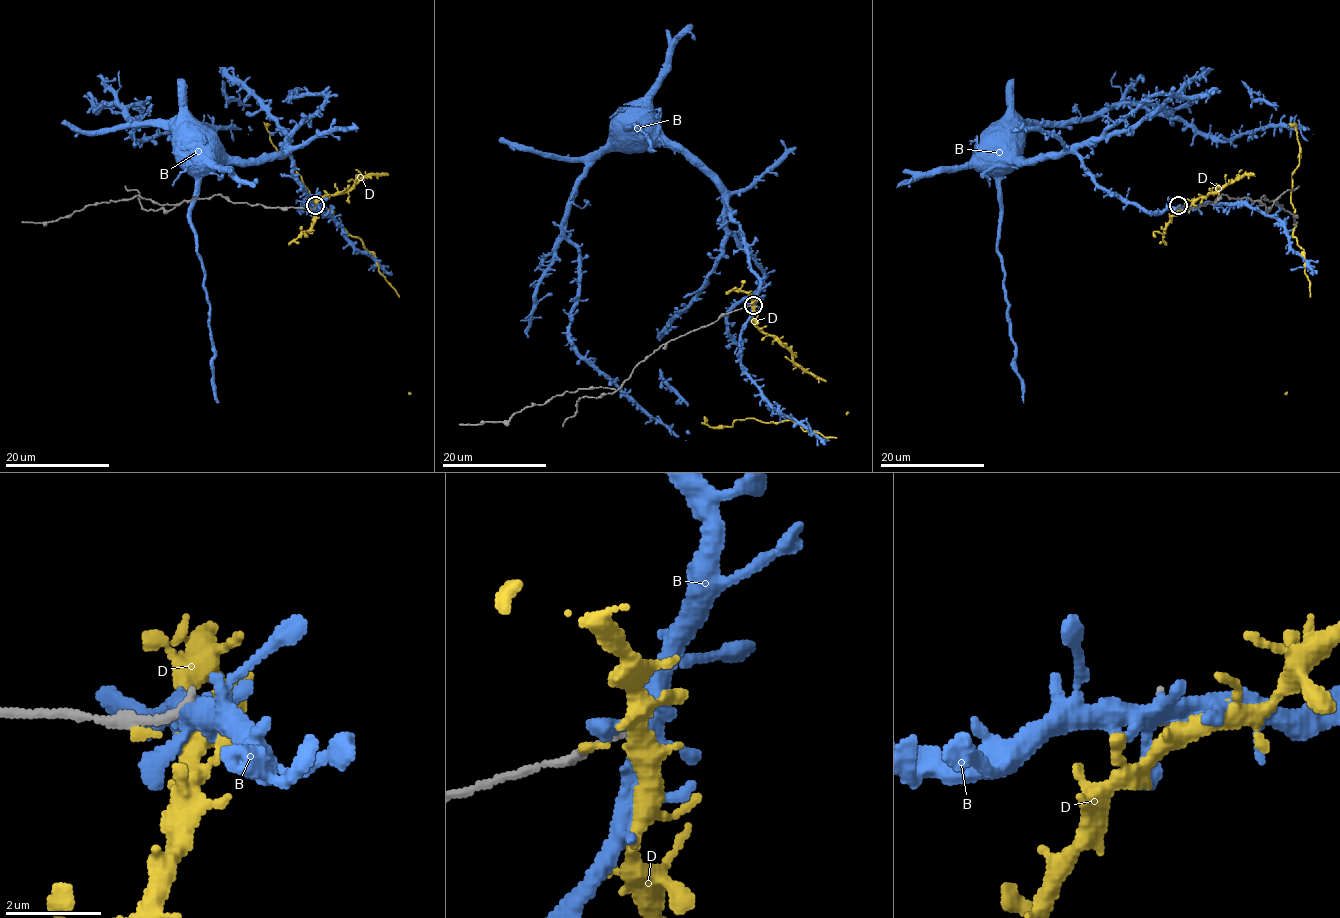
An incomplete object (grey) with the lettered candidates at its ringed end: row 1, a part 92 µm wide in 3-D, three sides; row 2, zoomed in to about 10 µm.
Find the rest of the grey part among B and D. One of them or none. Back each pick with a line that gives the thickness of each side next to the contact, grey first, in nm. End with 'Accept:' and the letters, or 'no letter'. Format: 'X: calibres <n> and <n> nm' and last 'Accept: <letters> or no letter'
Accept: no letter

